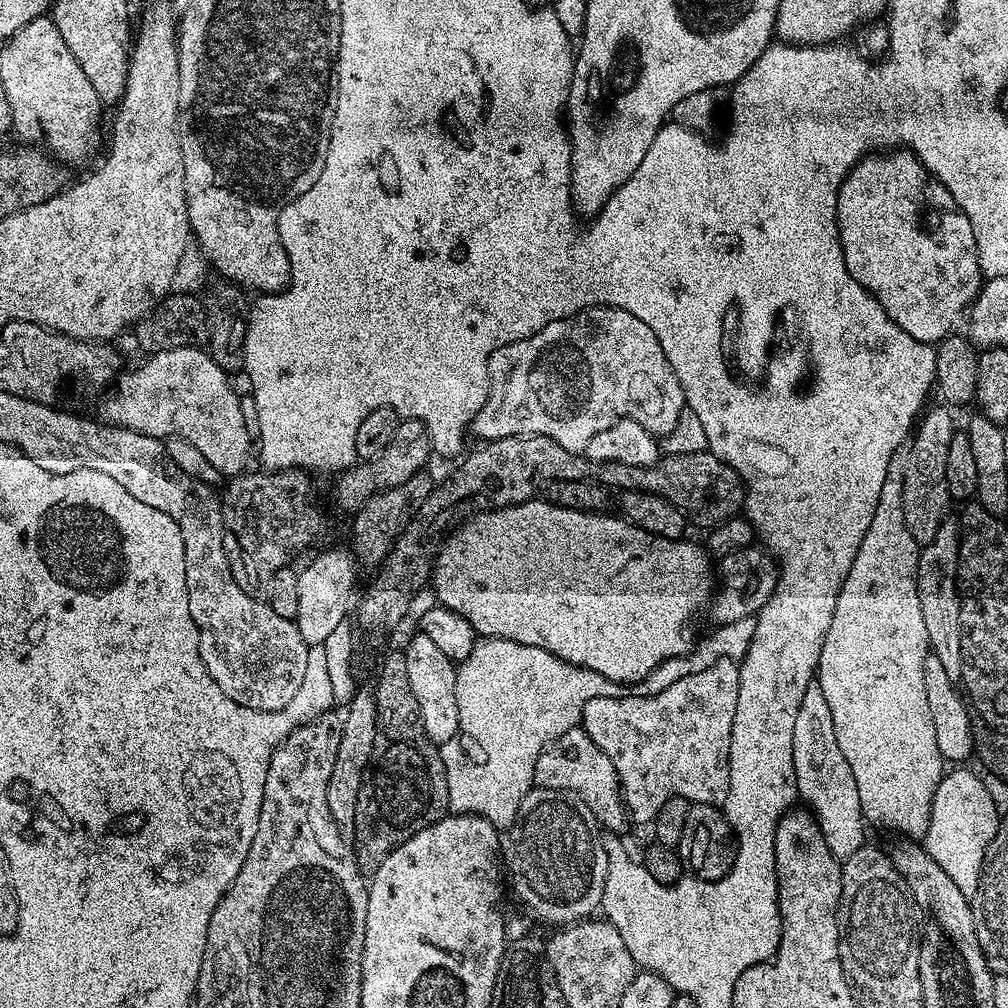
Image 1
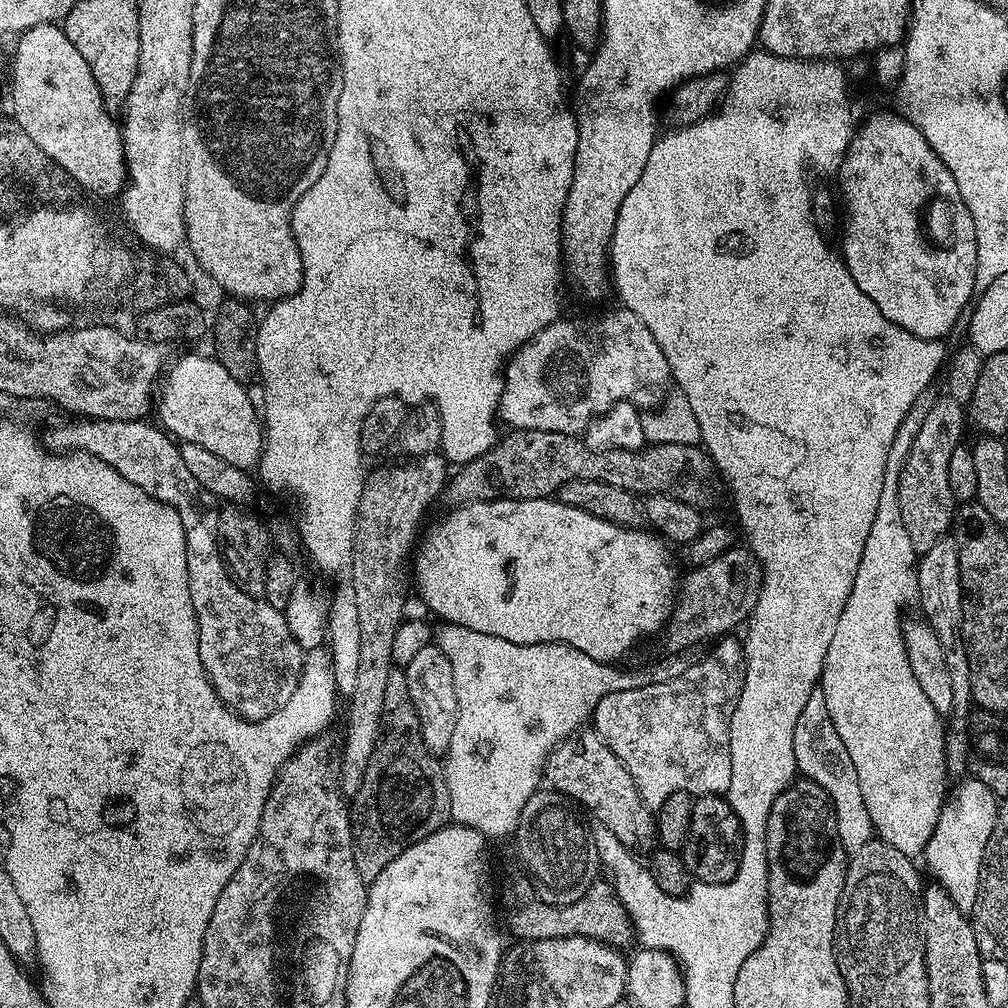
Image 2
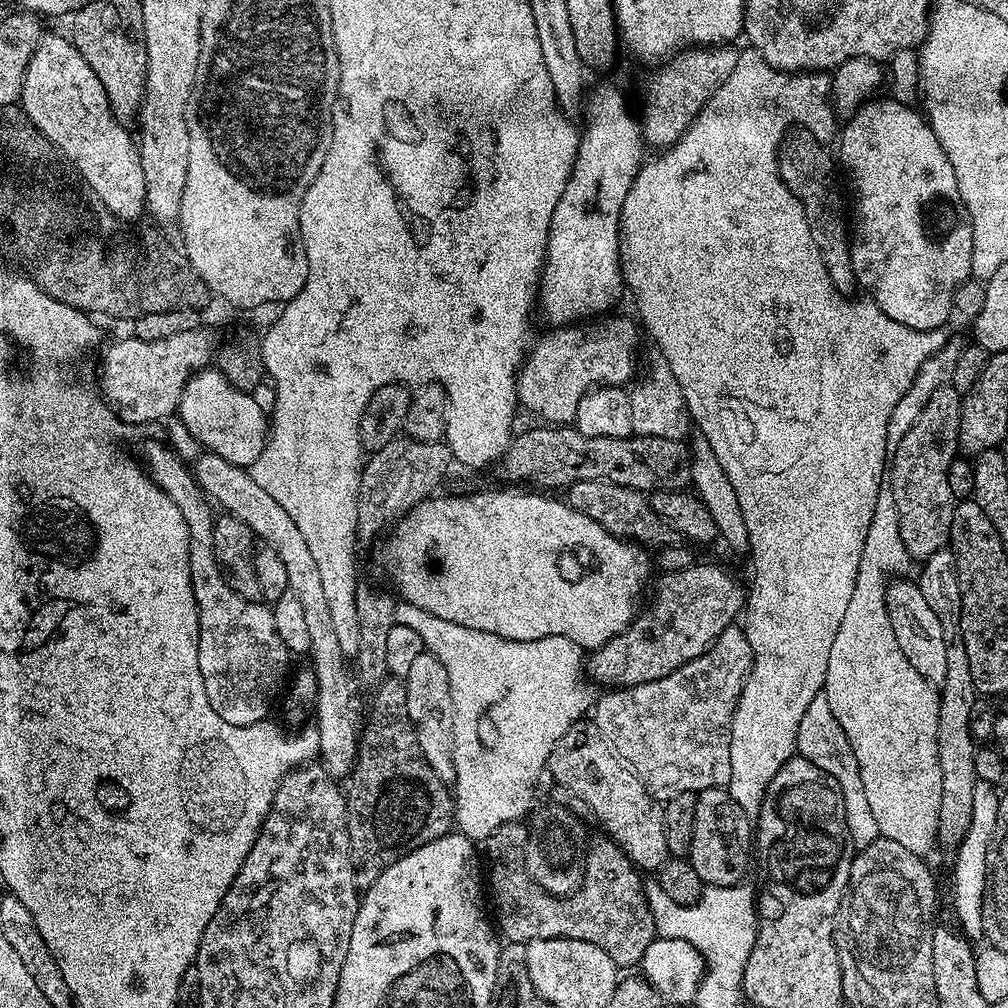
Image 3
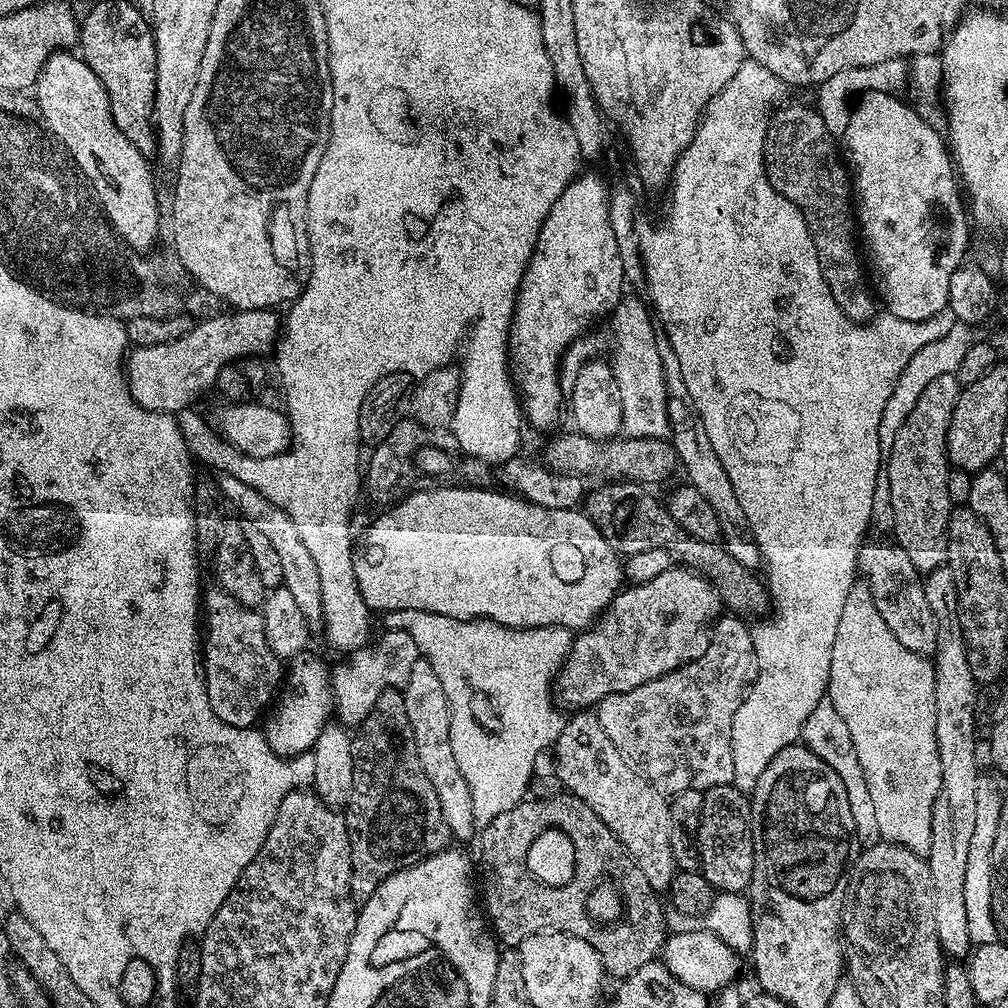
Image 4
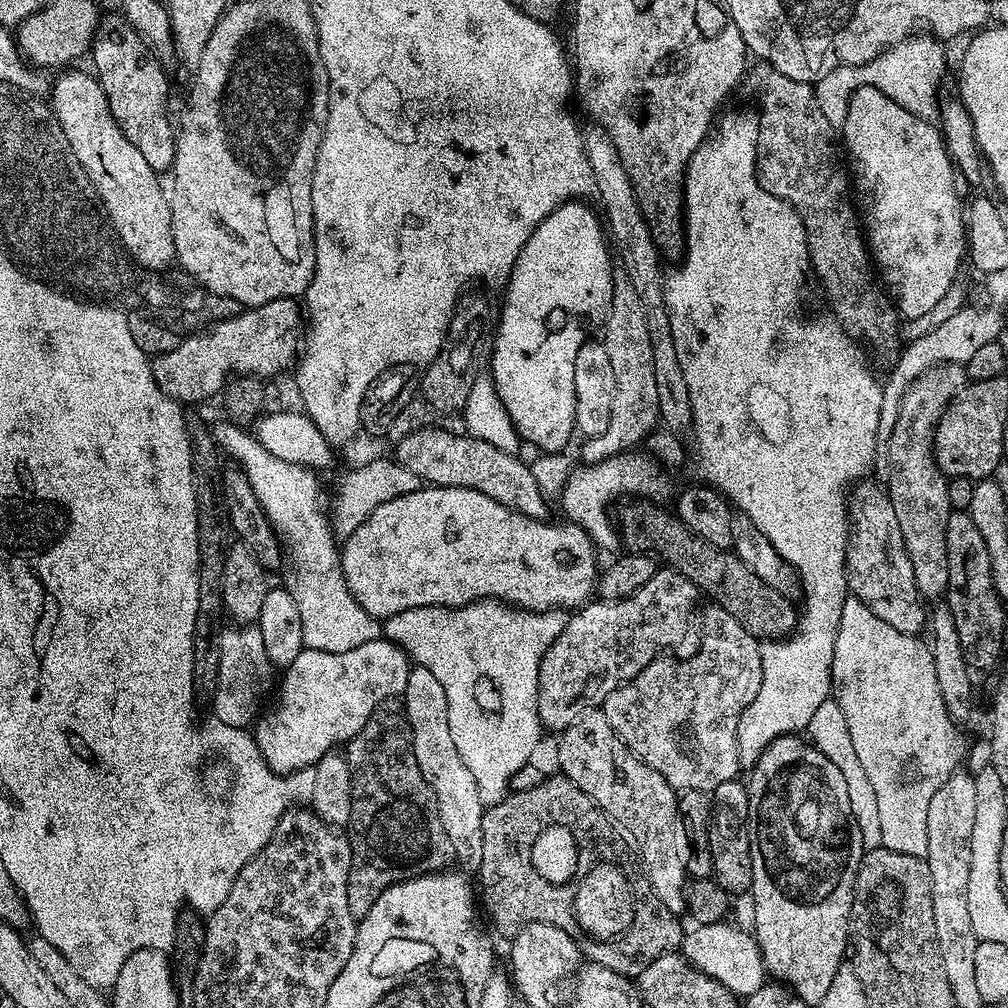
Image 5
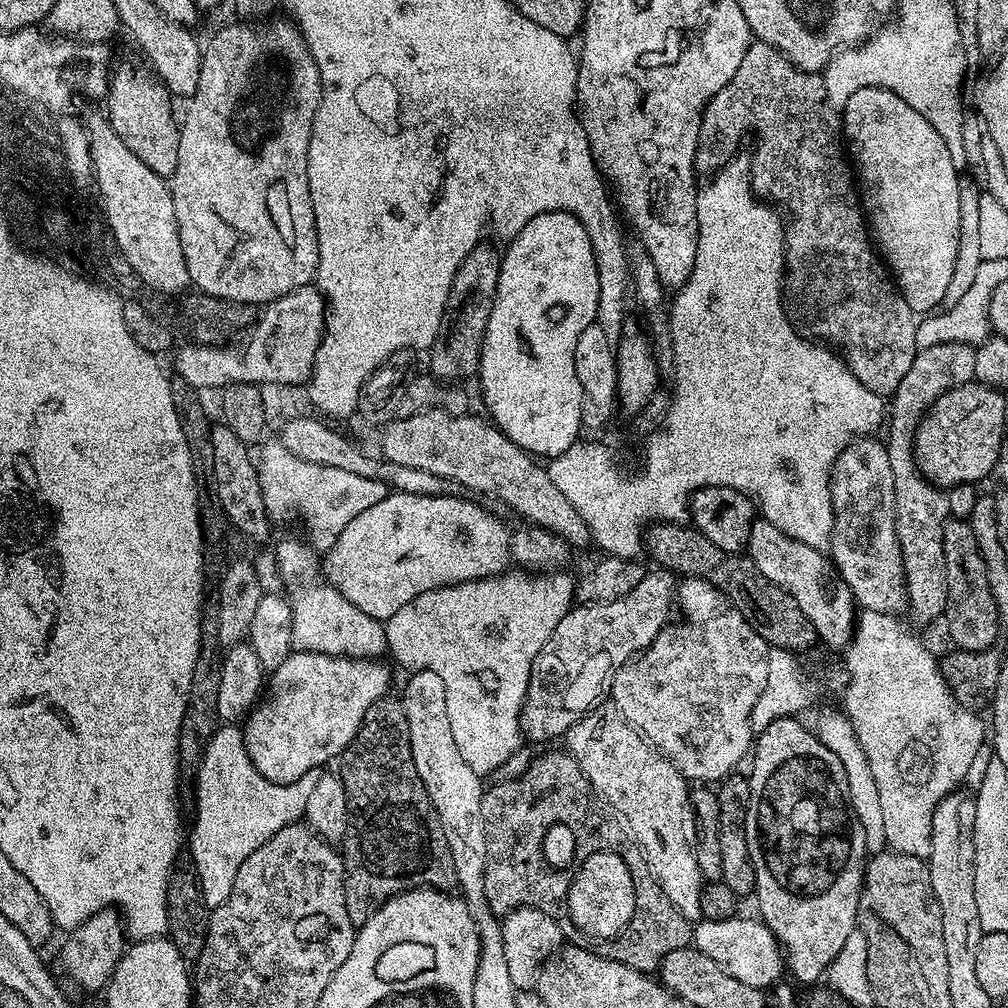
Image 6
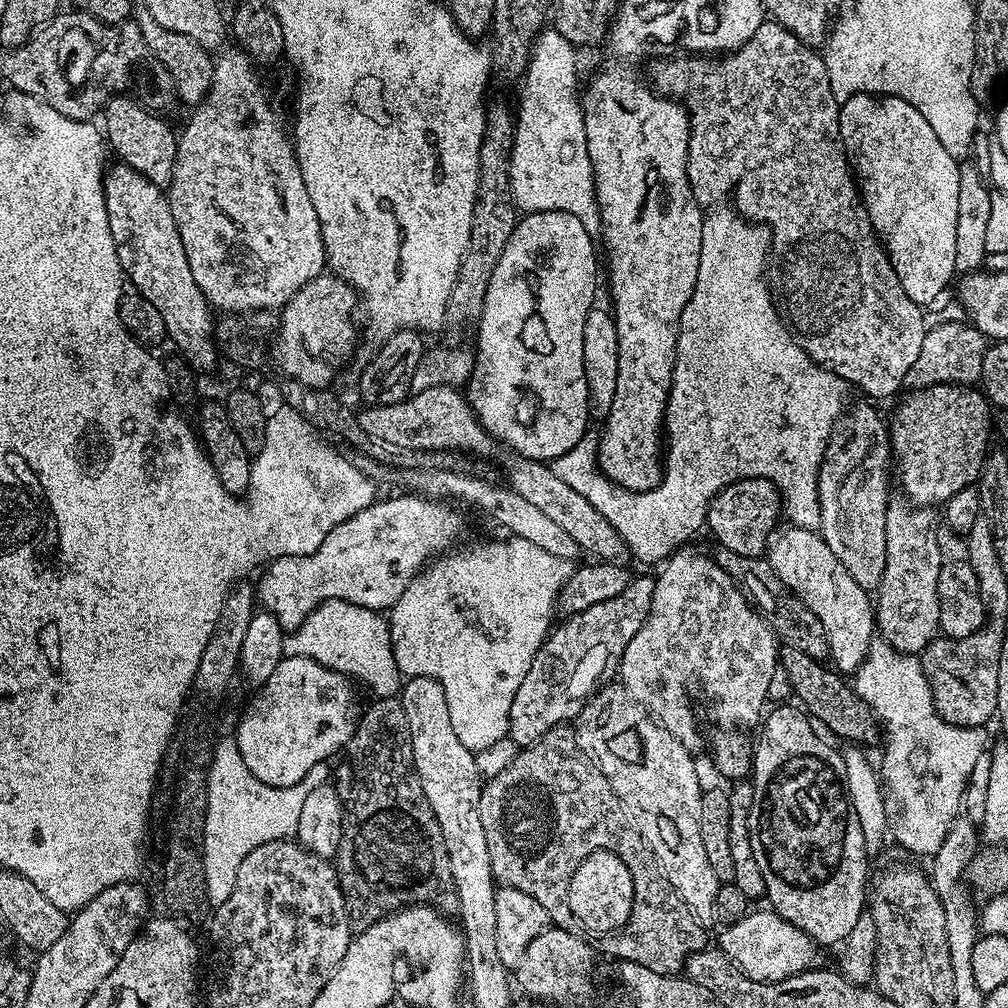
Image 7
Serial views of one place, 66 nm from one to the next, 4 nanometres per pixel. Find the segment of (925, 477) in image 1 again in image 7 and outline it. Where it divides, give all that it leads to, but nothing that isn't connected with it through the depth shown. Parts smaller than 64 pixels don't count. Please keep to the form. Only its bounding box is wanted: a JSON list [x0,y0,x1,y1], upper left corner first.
[874,323,989,655]

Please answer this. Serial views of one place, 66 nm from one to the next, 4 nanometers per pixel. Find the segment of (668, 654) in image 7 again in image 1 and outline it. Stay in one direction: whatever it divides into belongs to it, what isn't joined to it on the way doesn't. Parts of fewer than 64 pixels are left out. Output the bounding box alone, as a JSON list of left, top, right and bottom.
[580,660,739,825]

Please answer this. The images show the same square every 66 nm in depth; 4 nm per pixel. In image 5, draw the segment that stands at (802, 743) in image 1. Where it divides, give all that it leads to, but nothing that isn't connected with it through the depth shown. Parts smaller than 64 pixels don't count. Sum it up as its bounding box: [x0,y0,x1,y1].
[806,698,882,850]

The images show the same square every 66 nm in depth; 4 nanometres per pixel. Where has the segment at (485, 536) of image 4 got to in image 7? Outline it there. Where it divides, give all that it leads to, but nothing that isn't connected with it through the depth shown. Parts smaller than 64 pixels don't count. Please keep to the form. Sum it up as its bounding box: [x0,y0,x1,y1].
[259,494,464,633]

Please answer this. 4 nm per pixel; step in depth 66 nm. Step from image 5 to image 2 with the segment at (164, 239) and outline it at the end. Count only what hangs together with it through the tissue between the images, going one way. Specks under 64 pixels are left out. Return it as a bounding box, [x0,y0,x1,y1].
[12,23,128,197]

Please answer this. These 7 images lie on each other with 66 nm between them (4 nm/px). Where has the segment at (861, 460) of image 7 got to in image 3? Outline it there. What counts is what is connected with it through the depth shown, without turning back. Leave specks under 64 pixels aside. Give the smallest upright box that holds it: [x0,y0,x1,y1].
[885,578,946,686]

